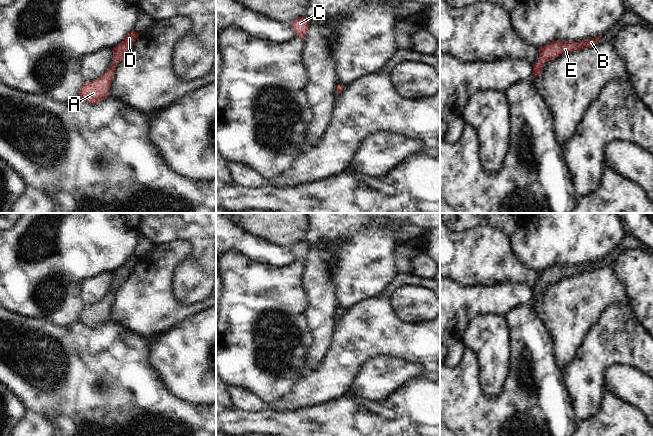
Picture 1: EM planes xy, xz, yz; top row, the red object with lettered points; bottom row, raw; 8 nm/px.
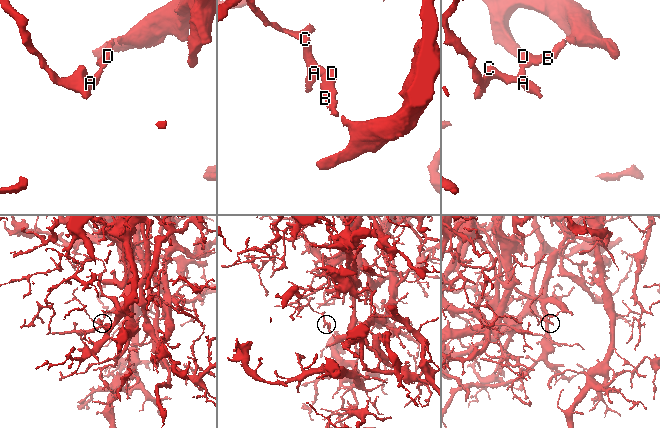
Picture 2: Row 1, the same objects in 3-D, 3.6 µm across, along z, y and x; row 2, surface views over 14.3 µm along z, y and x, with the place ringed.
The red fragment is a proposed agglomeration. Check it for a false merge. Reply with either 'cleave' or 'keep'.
keep

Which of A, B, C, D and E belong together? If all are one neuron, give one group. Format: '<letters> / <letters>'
A B C D E

